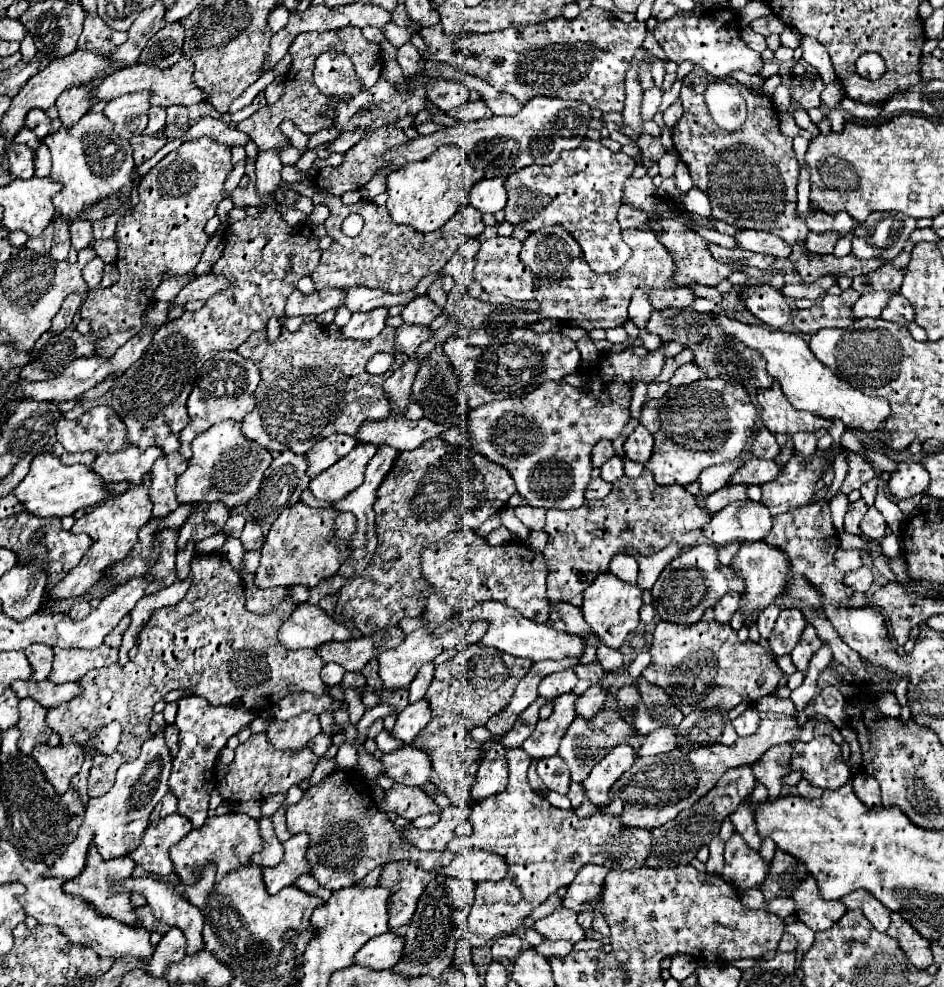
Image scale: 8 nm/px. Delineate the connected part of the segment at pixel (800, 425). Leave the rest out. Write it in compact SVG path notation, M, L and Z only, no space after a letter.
M775 382L767 390L757 390L757 402L759 402L759 416L763 424L769 428L769 432L777 434L795 434L795 432L815 432L821 428L829 428L831 420L813 416L811 412L795 410L785 394L781 392L781 386Z

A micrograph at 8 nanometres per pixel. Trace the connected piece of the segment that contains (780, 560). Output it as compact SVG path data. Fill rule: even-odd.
M765 542L741 544L739 552L731 560L731 568L735 568L739 578L743 578L743 582L745 582L745 592L741 594L741 604L739 604L739 610L745 614L743 624L753 626L753 622L759 616L759 612L765 610L765 606L773 604L775 596L781 594L781 590L785 586L787 568L789 568L787 558L783 556L781 550L777 550L777 548L773 548L773 546L765 544Z

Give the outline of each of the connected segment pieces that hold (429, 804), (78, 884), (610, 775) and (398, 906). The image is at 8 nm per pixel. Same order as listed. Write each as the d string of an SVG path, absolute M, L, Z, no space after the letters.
M397 782L385 792L385 796L377 808L383 812L395 812L409 822L413 822L415 818L419 818L423 814L441 810L441 806L437 806L421 788L405 786L405 784L397 784Z
M91 846L89 848L89 860L87 860L87 866L85 866L83 874L77 876L75 880L65 882L63 888L65 888L67 894L81 896L81 898L89 900L95 906L95 910L99 914L103 914L103 916L111 916L111 918L115 918L119 922L125 922L125 924L137 924L137 926L141 926L141 922L137 920L137 914L135 914L135 906L131 904L131 894L129 892L117 892L117 890L113 890L115 882L133 876L135 866L137 866L135 860L131 860L129 856L119 856L119 858L103 860L101 854Z
M617 746L591 770L589 778L583 780L583 790L595 808L601 810L613 802L609 790L633 762L635 762L633 748Z
M391 862L383 866L377 886L391 892L387 912L389 928L399 928L409 924L417 908L417 900L423 894L423 888L433 880L435 872L425 872L411 862Z

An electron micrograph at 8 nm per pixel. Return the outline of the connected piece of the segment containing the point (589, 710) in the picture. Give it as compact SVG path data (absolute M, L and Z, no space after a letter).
M593 684L593 686L579 698L579 702L577 702L577 714L589 720L591 716L595 716L595 714L603 708L607 696L609 696L607 684Z

